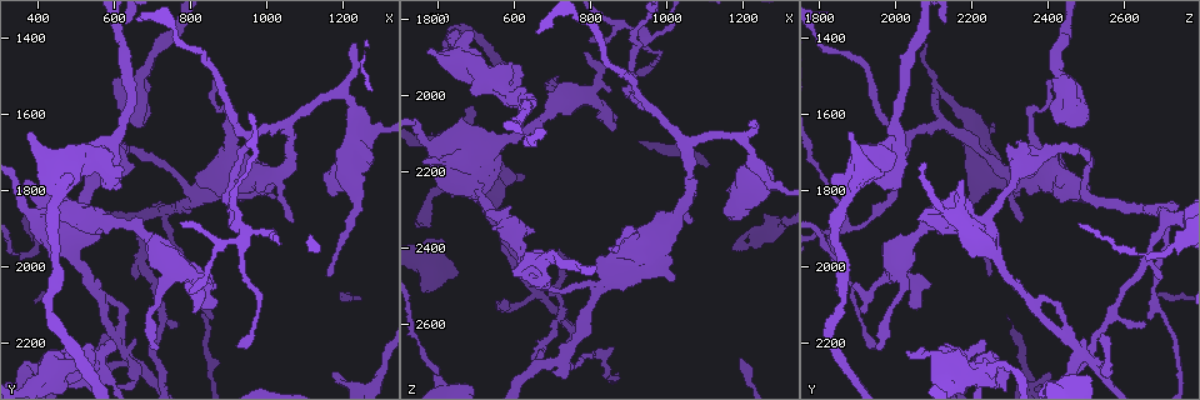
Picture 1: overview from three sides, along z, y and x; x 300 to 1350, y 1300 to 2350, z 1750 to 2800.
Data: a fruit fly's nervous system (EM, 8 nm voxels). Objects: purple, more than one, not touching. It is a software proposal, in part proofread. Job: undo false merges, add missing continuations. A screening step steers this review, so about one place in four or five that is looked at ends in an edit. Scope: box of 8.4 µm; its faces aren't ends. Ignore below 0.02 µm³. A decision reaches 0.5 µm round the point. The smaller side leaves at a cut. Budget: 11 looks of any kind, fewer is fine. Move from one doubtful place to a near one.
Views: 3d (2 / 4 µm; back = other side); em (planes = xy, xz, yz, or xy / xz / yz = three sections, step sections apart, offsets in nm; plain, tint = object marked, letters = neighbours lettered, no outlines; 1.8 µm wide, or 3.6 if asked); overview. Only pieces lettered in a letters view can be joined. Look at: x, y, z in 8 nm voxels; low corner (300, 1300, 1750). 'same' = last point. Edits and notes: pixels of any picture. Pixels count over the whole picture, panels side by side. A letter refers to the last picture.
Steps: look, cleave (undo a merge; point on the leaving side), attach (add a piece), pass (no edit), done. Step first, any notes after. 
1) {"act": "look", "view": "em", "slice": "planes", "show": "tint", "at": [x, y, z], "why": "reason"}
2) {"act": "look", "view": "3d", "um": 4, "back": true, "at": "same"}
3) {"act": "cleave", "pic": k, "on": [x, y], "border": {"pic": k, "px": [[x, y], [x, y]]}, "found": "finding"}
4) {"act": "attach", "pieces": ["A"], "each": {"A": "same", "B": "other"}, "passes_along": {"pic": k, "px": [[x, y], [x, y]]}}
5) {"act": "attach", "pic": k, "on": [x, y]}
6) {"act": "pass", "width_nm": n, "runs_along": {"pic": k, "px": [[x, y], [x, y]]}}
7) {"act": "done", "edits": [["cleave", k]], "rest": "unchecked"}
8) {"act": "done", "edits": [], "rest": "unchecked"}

{"act": "look", "view": "em", "slice": "planes", "show": "plain", "at": [620, 2085, 2425], "why": "free end"}

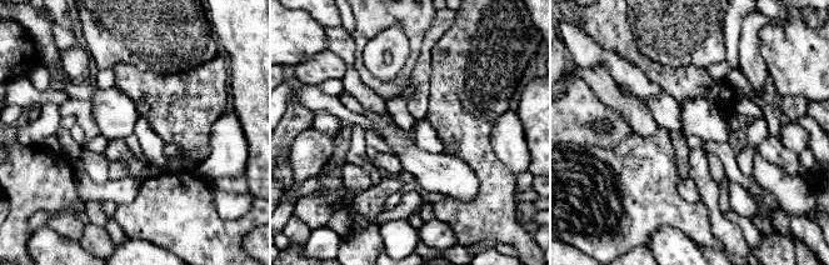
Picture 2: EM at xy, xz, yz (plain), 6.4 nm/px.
{"act": "look", "view": "em", "slice": "planes", "show": "letters", "at": "same"}

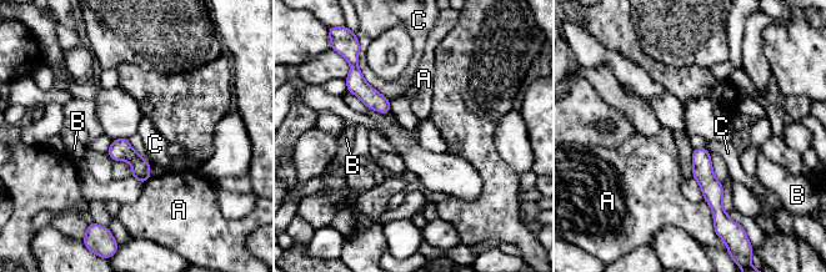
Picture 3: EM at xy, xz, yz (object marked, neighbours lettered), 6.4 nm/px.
{"act": "pass", "each": {"A": "other", "B": "other", "C": "other"}, "runs_along": {"pic": 3, "px": [[701, 150], [702, 174], [716, 206]]}, "found": "no lettered piece goes on from it"}

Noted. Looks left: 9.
{"act": "look", "view": "3d", "um": 4, "back": true, "at": [415, 2270, 2245], "why": "thick turns thin"}

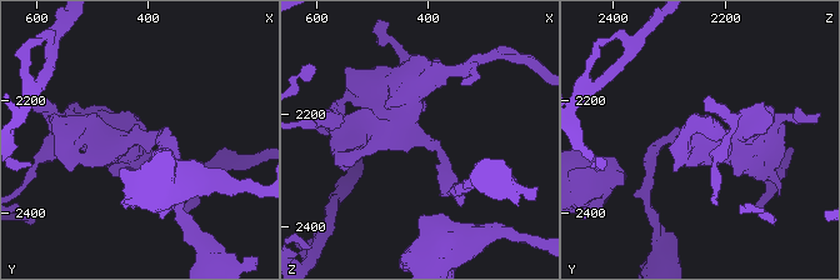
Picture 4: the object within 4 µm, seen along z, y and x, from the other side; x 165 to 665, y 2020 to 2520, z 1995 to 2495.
{"act": "look", "view": "em", "um": 3.6, "slice": "planes", "show": "letters", "at": [415, 2270, 2245], "arms": 3, "why": "shape alone is not enough"}

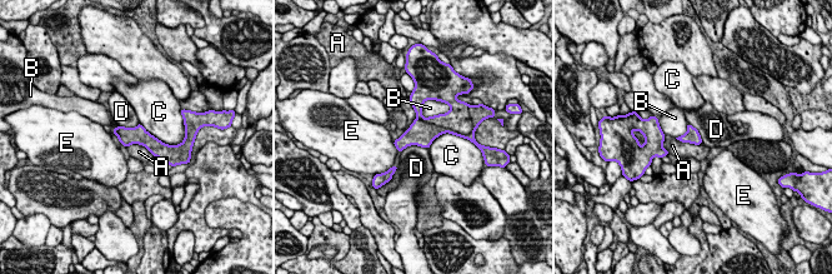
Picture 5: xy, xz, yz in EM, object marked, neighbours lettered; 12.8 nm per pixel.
{"act": "cleave", "pic": 5, "on": [420, 133], "each": {"A": "other", "B": "other", "C": "other", "D": "other", "E": "other"}, "found": "two neurons meet here"}

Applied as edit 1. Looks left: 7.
{"act": "look", "view": "overview"}

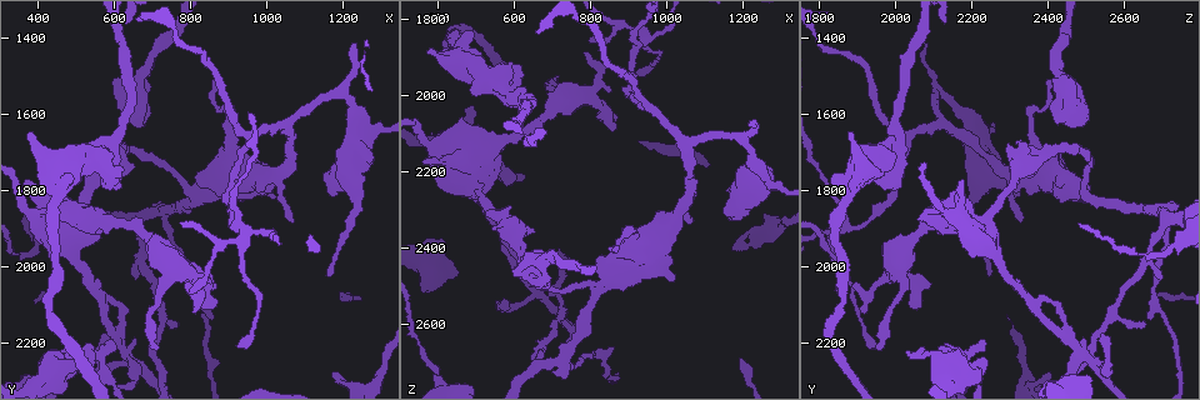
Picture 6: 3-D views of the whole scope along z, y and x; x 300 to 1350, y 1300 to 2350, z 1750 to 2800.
{"act": "look", "view": "em", "slice": "planes", "show": "tint", "at": [865, 2095, 2060], "why": "an open end"}

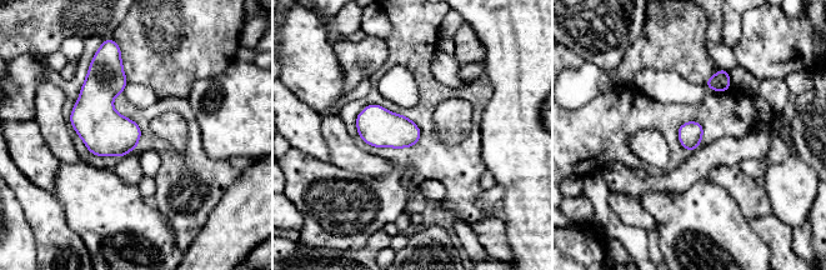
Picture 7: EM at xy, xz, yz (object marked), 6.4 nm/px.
{"act": "look", "view": "em", "slice": "planes", "show": "letters", "at": "same", "why": "see the neighbours"}

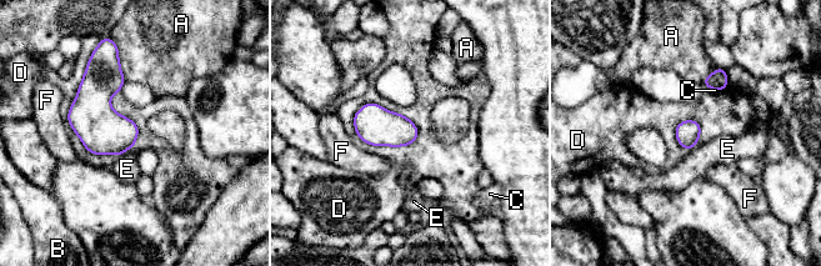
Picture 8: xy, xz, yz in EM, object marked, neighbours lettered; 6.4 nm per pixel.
{"act": "pass", "each": {"A": "other", "B": "other", "C": "other", "D": "other", "E": "other", "F": "other"}, "border": {"pic": 8, "px": [[353, 116], [375, 103], [419, 132]]}, "found": "no lettered piece goes on from it"}

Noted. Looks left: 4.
{"act": "look", "view": "em", "slice": "xy", "step": 4, "show": "letters", "at": [580, 1720, 2005], "why": "abrupt turn"}

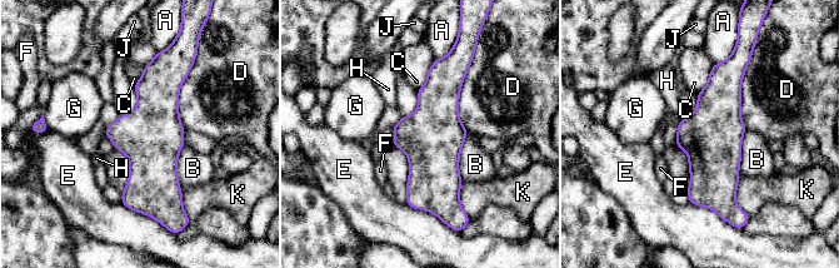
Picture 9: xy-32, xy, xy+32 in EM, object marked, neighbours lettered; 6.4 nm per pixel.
{"act": "look", "view": "em", "slice": "planes", "show": "letters", "at": "same"}

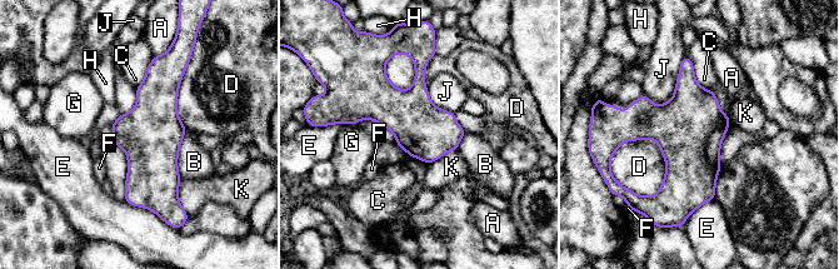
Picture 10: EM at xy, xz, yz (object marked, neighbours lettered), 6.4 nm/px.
{"act": "pass", "each": {"A": "other", "B": "other", "C": "other", "D": "other", "E": "other", "F": "other", "G": "other", "H": "other", "J": "other", "K": "other"}, "border": {"pic": 10, "px": [[124, 200], [151, 209], [160, 217]]}, "found": "one neuron here"}

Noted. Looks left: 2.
{"act": "look", "view": "em", "um": 3.6, "slice": "xz", "step": 4, "show": "plain", "at": [380, 2290, 2465], "why": "thick end"}

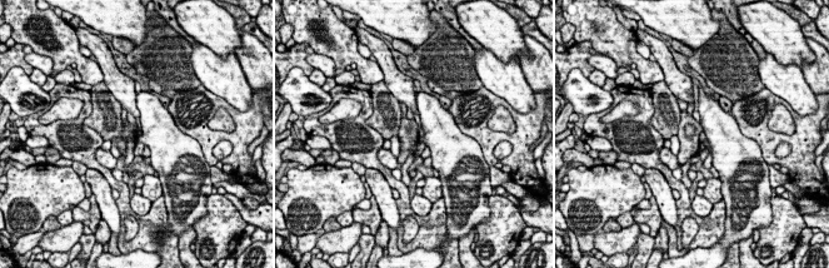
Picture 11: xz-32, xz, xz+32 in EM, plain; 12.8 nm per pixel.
{"act": "look", "view": "em", "um": 3.6, "slice": "xz", "step": 4, "show": "letters", "at": "same", "why": "see the neighbours"}

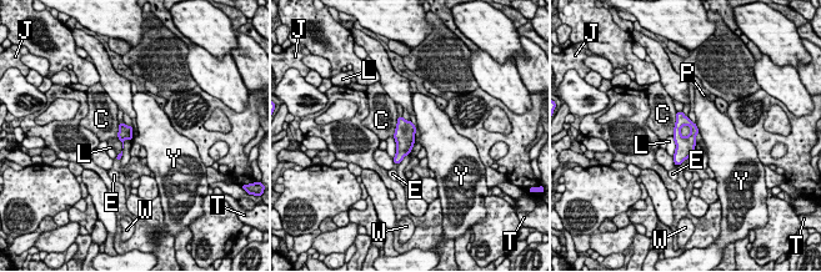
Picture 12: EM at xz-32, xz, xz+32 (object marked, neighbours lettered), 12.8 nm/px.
{"act": "pass", "each": {"C": "other", "E": "other", "J": "other", "L": "other", "P": "other", "T": "other", "W": "other", "Y": "other"}, "border": {"pic": 12, "px": [[695, 124], [699, 132]]}, "found": "none of them fits"}

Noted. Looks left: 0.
{"act": "done", "edits": [["cleave", 5]], "rest": "unchecked"}

